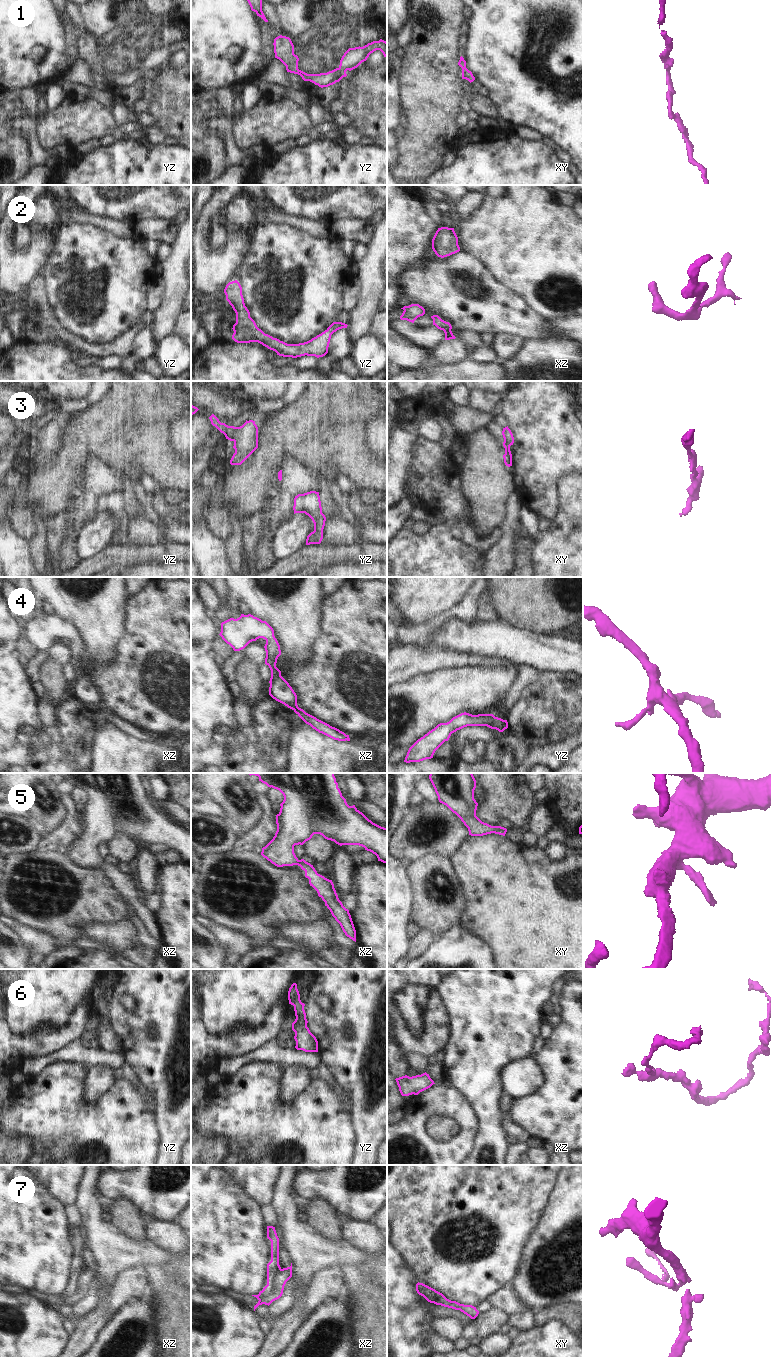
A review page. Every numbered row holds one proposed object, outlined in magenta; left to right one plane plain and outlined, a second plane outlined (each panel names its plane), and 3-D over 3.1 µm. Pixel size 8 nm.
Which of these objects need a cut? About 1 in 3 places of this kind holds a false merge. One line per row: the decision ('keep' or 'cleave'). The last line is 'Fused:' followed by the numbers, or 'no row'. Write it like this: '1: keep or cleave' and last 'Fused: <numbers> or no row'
1: keep
2: keep
3: keep
4: keep
5: keep
6: keep
7: keep
Fused: no row

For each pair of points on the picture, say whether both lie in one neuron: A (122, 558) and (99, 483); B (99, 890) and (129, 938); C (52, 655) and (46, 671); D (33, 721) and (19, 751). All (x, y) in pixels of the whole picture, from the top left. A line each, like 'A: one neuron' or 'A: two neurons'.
A: two neurons
B: two neurons
C: two neurons
D: one neuron

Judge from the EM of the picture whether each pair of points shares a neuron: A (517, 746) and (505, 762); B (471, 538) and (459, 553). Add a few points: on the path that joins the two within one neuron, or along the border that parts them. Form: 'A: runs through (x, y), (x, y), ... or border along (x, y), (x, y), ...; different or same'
A: runs through (513, 750), (506, 758); same
B: border along (460, 539), (483, 556); different

